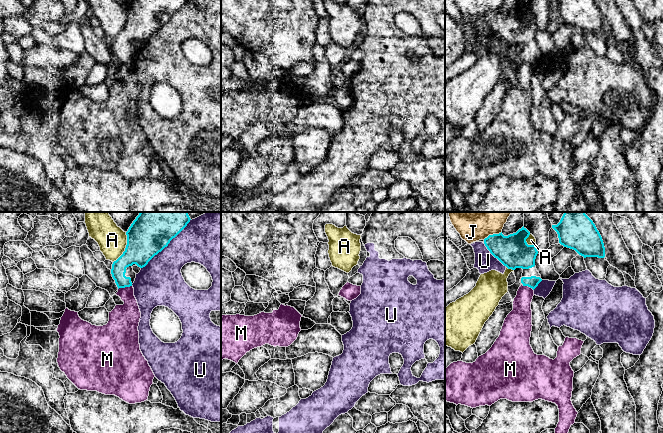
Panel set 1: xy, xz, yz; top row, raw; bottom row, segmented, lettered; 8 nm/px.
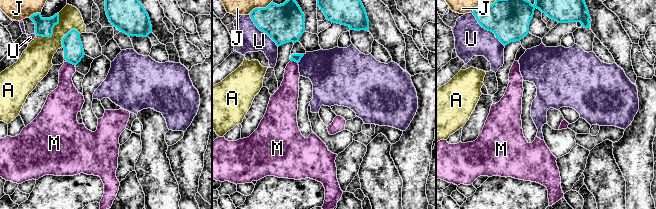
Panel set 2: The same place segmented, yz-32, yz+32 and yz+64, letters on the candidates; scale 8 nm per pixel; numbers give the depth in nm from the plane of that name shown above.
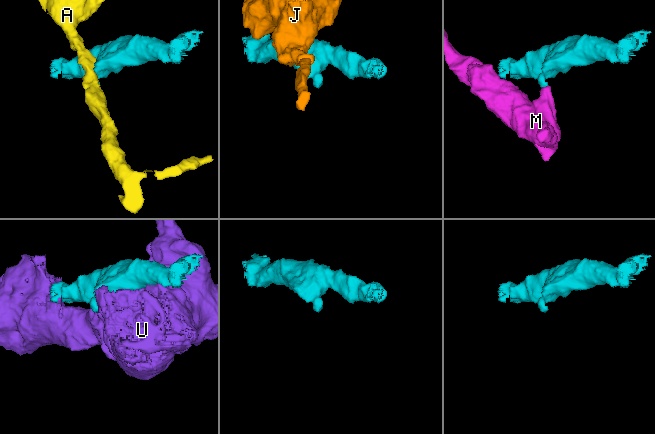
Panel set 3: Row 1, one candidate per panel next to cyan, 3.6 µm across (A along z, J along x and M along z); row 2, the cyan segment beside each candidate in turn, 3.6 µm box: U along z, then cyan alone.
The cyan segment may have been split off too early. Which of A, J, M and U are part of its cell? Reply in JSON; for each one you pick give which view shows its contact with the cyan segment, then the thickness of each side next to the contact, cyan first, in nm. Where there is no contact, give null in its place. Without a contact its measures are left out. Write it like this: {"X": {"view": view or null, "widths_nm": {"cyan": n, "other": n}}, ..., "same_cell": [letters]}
{"same_cell": []}

